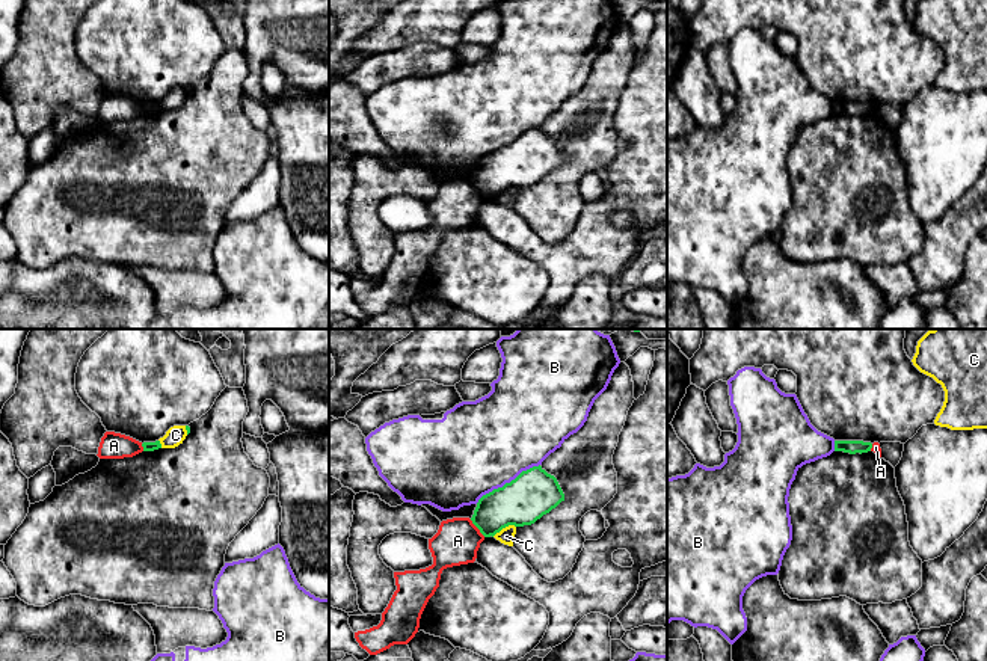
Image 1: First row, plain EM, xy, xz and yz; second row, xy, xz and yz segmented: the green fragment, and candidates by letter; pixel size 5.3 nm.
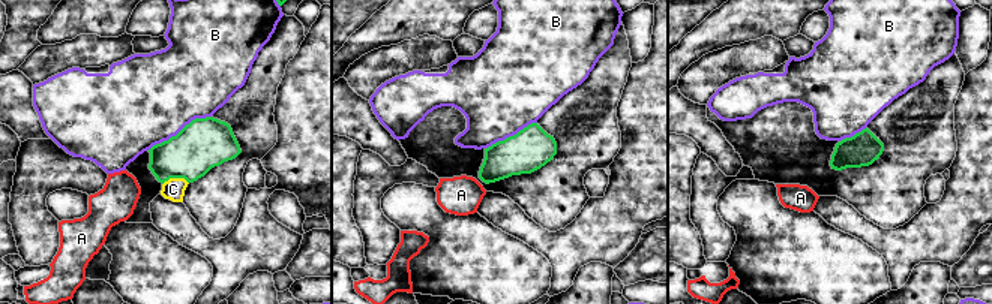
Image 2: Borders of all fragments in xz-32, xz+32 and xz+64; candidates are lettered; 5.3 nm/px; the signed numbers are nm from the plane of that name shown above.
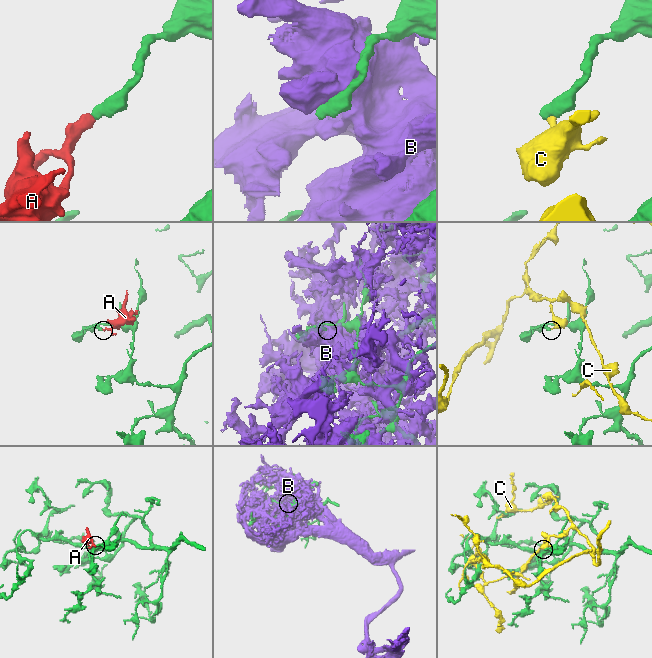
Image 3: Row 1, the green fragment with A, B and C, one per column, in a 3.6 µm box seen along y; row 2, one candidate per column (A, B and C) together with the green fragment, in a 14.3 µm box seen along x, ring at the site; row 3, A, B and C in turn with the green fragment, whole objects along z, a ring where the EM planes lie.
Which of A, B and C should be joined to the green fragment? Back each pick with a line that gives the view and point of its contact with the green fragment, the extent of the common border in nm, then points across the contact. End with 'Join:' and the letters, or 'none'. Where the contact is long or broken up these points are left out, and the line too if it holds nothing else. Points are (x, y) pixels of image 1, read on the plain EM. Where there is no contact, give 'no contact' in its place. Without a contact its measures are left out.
Join: none

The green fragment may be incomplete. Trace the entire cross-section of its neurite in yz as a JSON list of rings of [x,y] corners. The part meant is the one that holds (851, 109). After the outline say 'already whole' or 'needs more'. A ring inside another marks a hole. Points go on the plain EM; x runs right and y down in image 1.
[[[835,103],[835,113],[844,113],[850,116],[868,115],[871,113],[872,106],[863,103]]] | already whole

